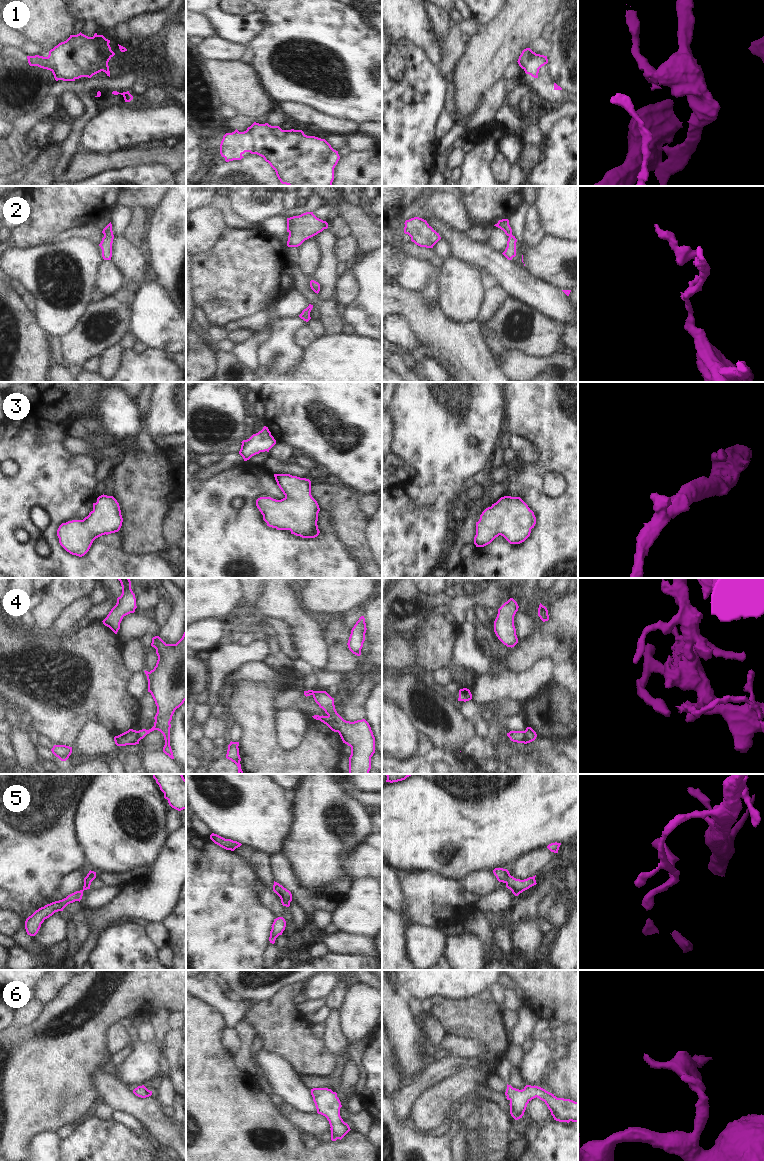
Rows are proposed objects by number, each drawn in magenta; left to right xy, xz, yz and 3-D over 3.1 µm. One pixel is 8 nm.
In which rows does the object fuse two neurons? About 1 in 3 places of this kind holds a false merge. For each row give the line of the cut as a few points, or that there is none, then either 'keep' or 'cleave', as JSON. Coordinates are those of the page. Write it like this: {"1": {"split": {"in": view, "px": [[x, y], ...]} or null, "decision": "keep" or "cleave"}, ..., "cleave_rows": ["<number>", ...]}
{"1": {"split": {"in": "xz", "px": [[246, 130], [251, 137], [252, 153]]}, "decision": "cleave"}, "2": {"split": null, "decision": "keep"}, "3": {"split": null, "decision": "keep"}, "4": {"split": {"in": "yz", "px": [[531, 728], [525, 731], [523, 742]]}, "decision": "cleave"}, "5": {"split": null, "decision": "keep"}, "6": {"split": null, "decision": "keep"}, "cleave_rows": ["1", "4"]}

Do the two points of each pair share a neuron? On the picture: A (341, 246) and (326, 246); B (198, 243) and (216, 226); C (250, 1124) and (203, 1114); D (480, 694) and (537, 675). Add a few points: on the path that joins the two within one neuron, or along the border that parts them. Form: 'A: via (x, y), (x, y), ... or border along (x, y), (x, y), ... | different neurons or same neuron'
A: border along (336, 239), (333, 245), (333, 254), (339, 261) | different neurons
B: via (202, 239), (212, 229) | same neuron
C: via (238, 1124), (215, 1124) | same neuron
D: via (494, 688), (501, 686), (523, 686) | same neuron

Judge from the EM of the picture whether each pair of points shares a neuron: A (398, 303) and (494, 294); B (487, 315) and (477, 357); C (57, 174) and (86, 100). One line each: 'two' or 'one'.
A: one
B: one
C: one

